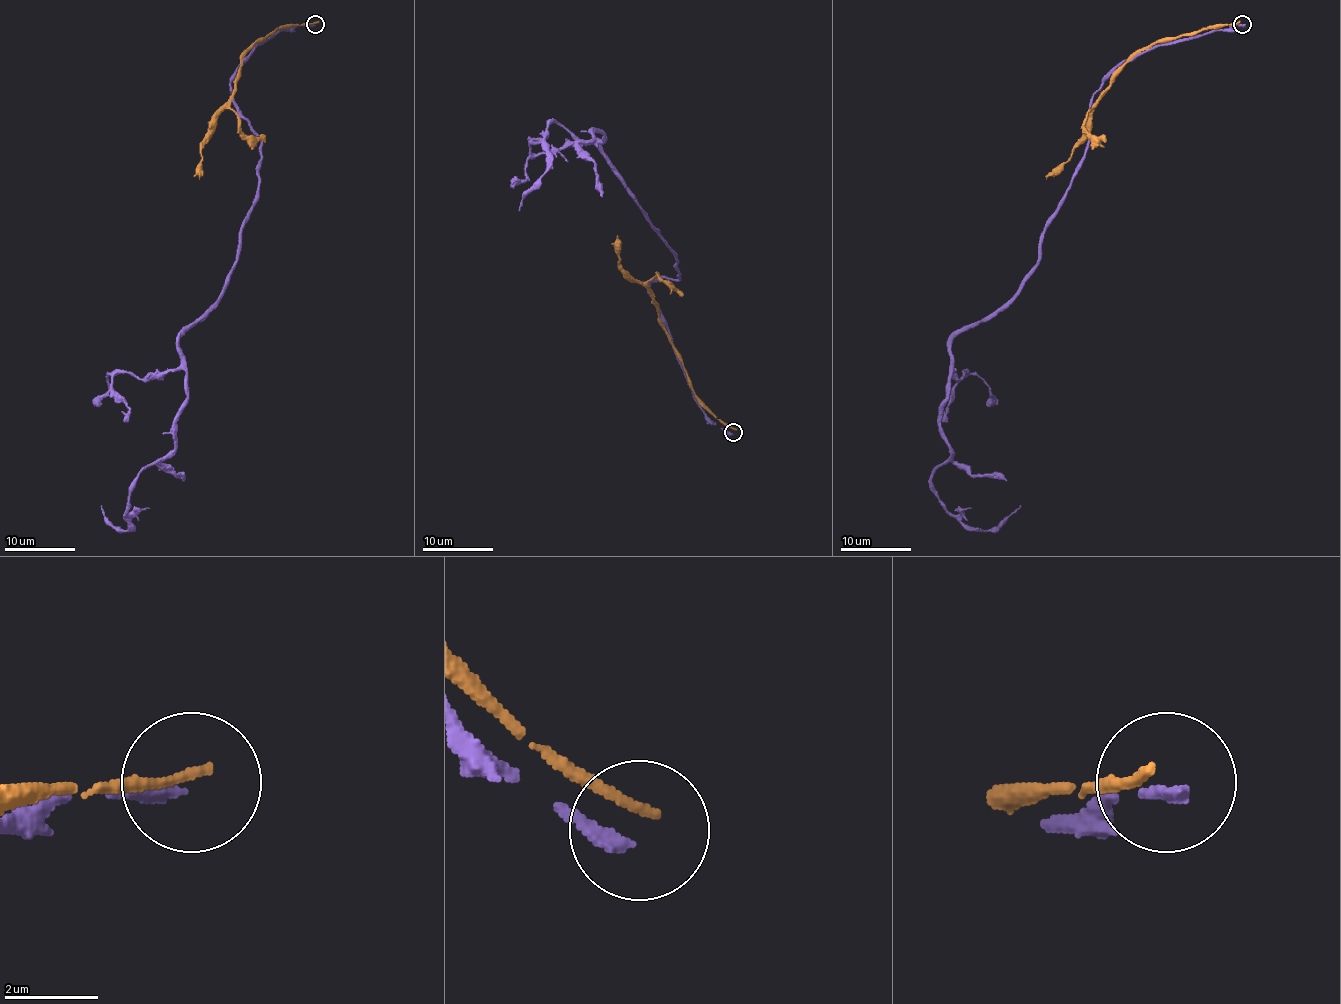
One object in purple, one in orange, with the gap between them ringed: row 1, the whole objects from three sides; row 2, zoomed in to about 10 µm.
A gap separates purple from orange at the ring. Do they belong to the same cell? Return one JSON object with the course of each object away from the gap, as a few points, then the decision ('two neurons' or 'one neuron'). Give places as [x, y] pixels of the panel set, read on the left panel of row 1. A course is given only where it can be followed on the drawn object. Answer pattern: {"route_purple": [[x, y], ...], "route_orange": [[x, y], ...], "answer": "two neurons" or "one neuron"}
{"route_purple": [[314, 24], [231, 82], [259, 192], [178, 342], [175, 448], [127, 530], [101, 506]], "route_orange": [[315, 22], [279, 27], [249, 50], [240, 68], [233, 96], [217, 117], [215, 129], [201, 150], [199, 177]], "answer": "two neurons"}

